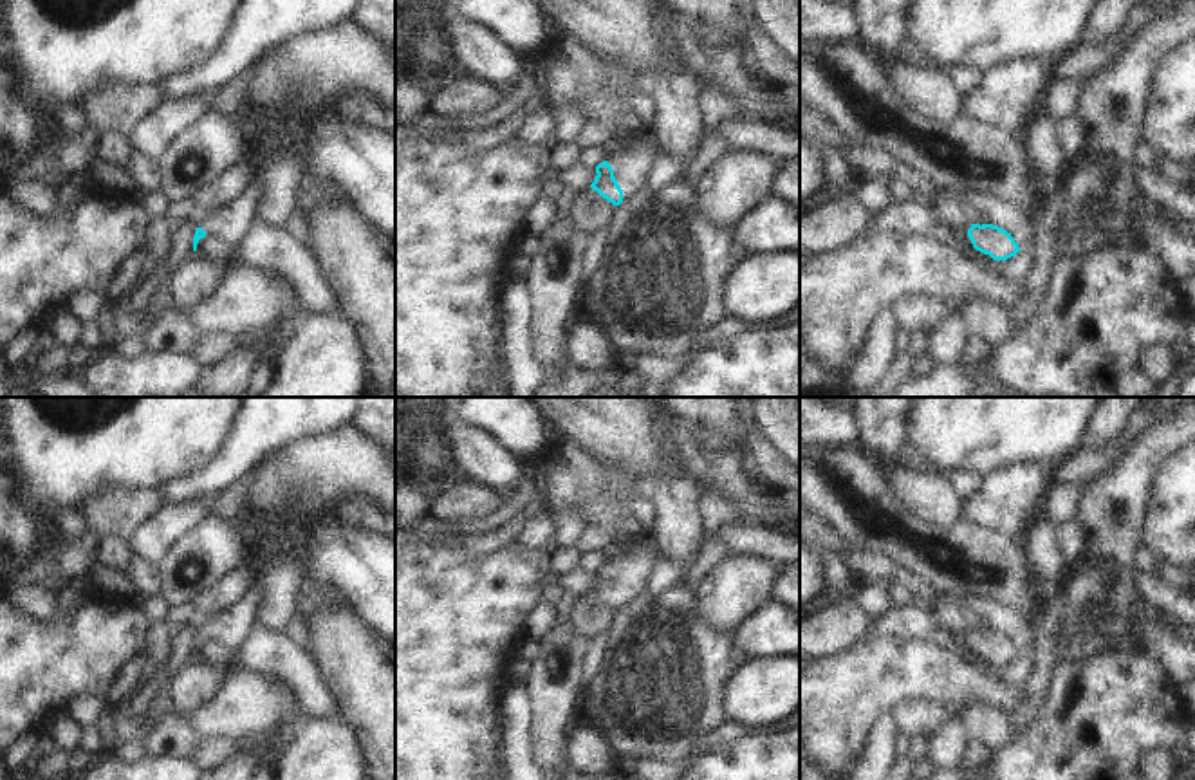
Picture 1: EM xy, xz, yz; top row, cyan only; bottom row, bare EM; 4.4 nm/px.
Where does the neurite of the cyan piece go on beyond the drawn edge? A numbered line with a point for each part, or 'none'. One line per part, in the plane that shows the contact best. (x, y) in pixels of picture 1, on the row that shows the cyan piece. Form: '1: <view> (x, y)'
1: xz (632, 159)

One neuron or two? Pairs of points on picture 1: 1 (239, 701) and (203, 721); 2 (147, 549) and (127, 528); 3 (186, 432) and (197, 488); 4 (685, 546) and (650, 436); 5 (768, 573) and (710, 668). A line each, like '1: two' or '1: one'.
1: one
2: two
3: two
4: two
5: two

